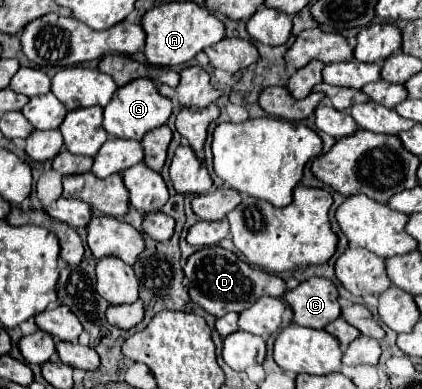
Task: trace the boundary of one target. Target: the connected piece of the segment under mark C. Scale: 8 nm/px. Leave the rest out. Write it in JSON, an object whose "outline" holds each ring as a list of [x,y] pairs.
{"outline":[[[309,278],[285,294],[295,322],[309,328],[325,328],[341,314],[337,286],[327,278]]]}

